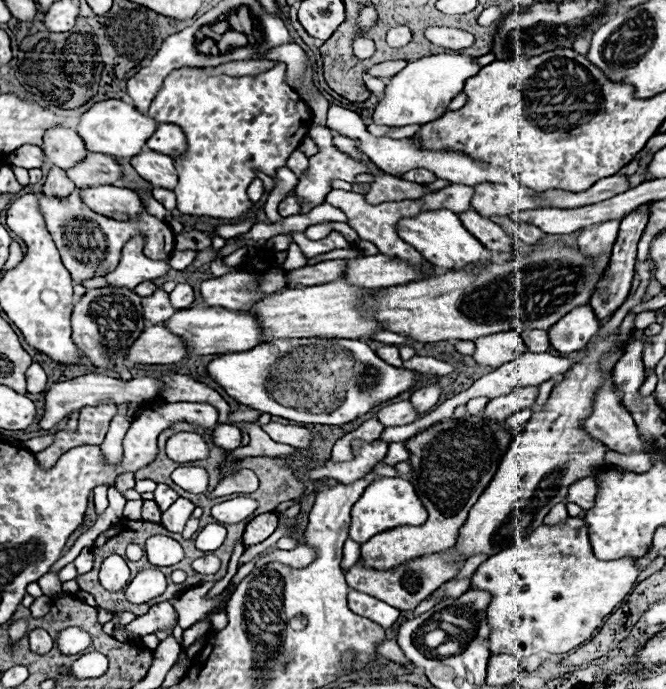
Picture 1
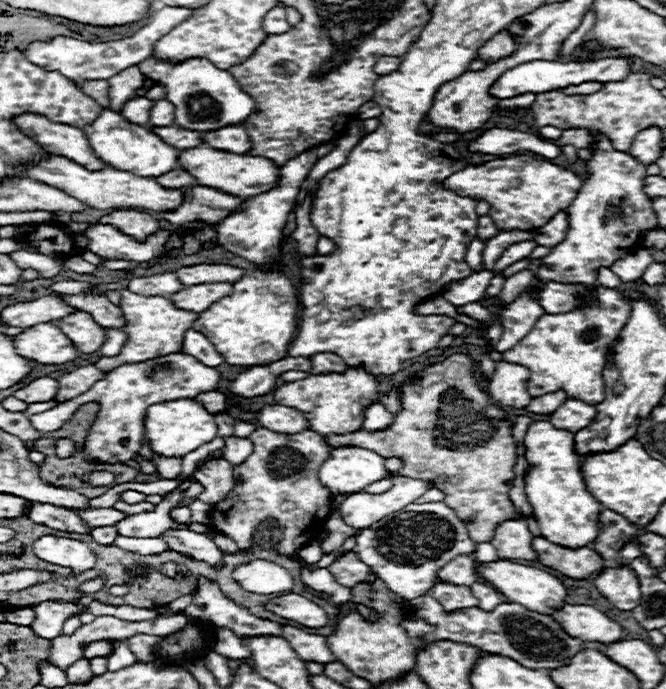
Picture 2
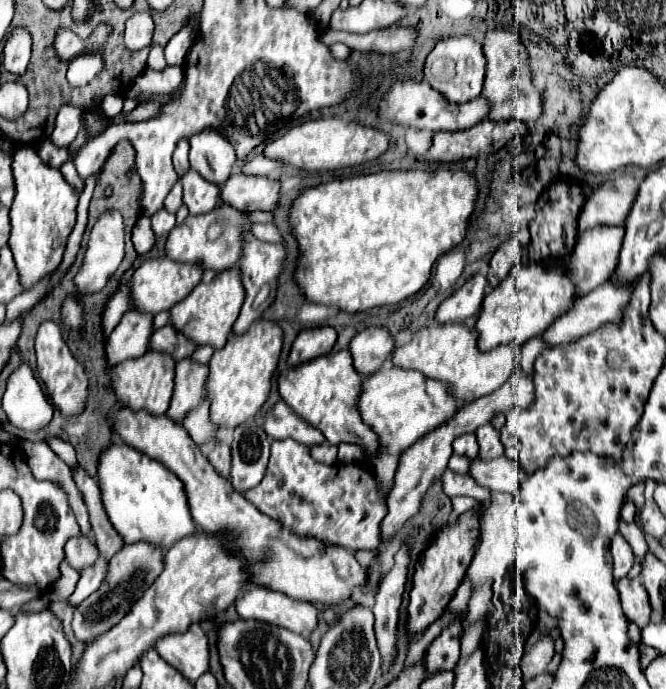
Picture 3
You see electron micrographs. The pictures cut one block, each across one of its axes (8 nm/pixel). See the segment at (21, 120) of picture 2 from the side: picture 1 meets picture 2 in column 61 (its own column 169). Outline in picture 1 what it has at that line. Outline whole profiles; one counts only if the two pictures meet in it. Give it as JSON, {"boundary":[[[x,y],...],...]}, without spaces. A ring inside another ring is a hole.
{"boundary":[[[158,124],[154,134],[148,138],[146,146],[154,152],[164,152],[172,158],[184,152],[184,132],[176,128],[176,124]]]}

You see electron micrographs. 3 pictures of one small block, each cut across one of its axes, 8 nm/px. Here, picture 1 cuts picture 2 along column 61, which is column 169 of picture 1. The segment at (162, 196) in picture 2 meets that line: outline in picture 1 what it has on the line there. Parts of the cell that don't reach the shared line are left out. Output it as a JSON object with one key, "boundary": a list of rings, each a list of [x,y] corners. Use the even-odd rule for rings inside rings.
{"boundary":[[[146,148],[140,154],[136,154],[130,162],[132,162],[134,170],[144,180],[148,180],[152,186],[174,190],[174,186],[178,182],[178,174],[174,170],[174,160],[170,156]]]}

